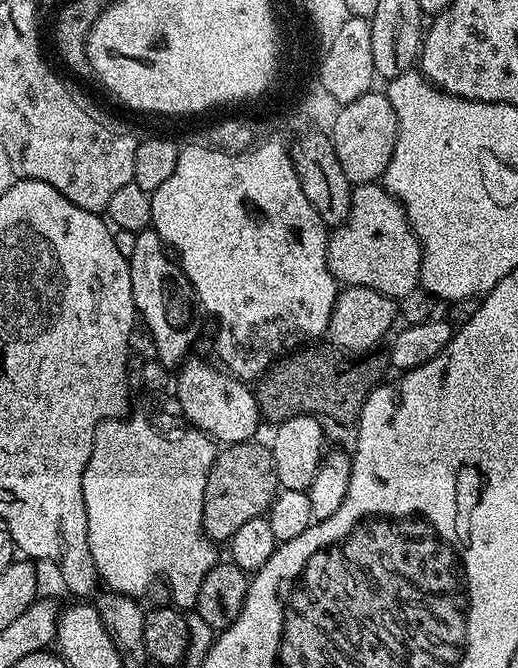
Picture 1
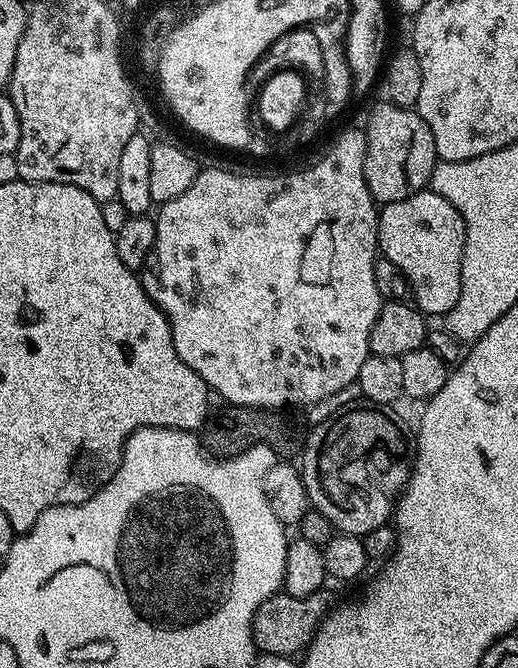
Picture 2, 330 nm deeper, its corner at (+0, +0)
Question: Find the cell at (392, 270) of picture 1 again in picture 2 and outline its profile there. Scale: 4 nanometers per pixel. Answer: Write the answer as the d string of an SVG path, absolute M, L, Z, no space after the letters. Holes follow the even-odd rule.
M425 190L383 205L378 212L376 238L383 259L406 274L412 287L411 299L425 317L442 318L454 310L454 302L458 302L458 294L462 294L466 226L462 214L458 214L442 194Z

